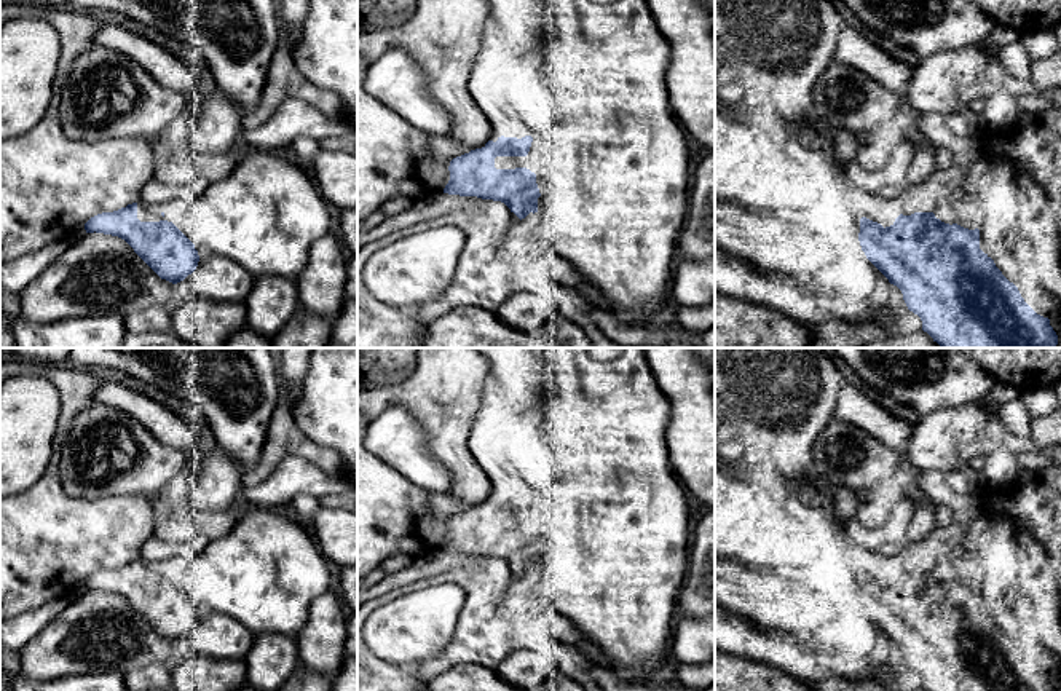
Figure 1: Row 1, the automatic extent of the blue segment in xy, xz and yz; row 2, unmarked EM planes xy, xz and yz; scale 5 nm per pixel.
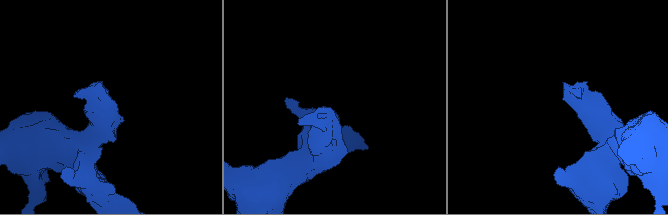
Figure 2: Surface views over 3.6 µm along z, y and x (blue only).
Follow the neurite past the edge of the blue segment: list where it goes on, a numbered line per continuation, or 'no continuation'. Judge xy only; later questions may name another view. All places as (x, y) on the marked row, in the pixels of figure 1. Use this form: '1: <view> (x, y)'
1: xy (174, 211)

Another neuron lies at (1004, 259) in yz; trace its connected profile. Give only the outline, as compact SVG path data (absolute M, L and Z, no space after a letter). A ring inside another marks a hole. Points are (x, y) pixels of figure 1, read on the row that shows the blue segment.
M996 243L989 246L989 251L996 267L1007 278L1018 276L1018 260L1015 259L1013 252L1007 246L1004 246L1002 243Z

